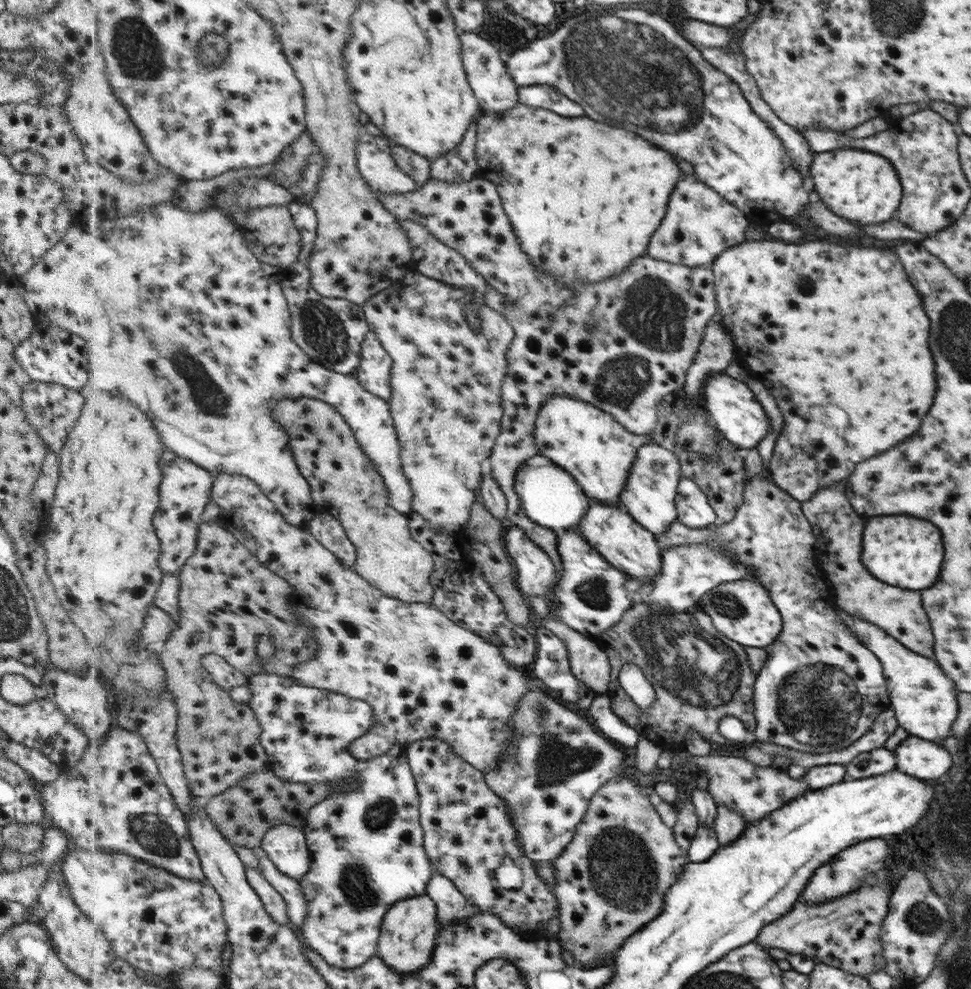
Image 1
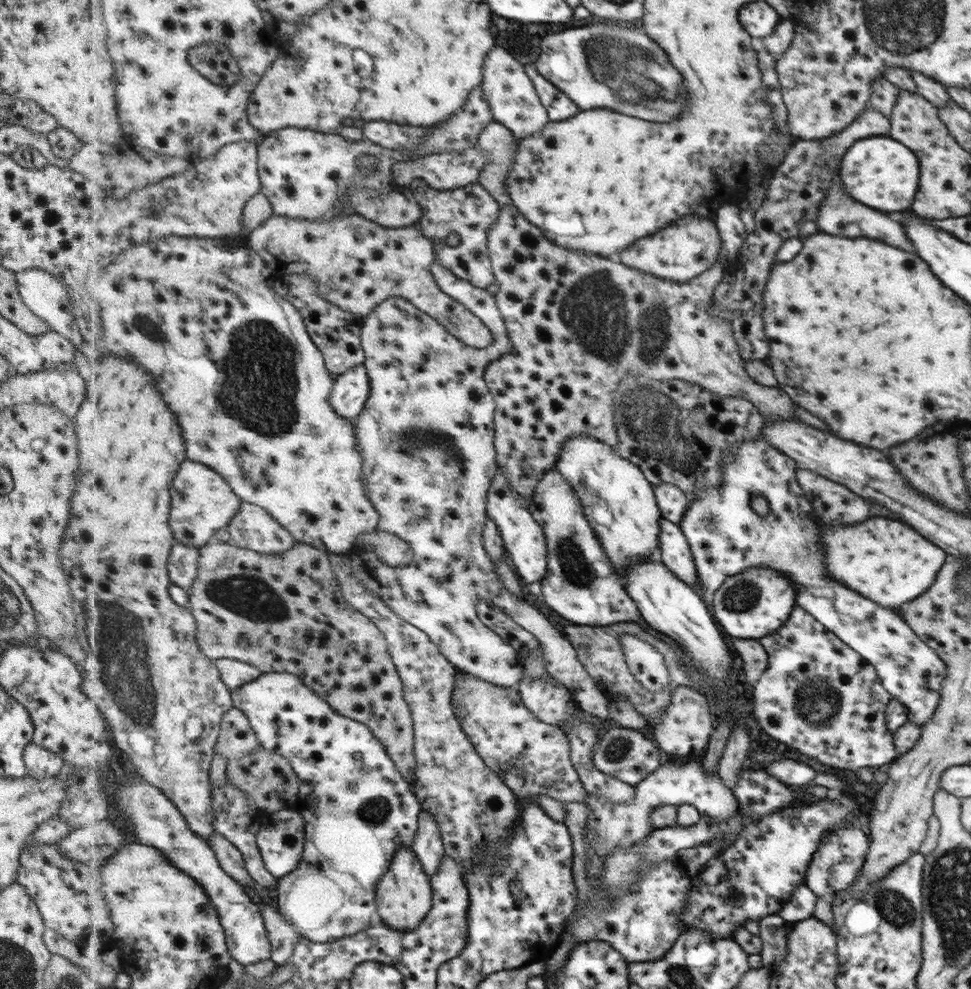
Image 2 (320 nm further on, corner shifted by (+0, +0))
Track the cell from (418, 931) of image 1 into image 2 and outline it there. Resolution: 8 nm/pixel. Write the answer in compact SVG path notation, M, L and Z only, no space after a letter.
M401 847L395 852L392 862L392 866L382 876L376 890L377 918L393 930L413 932L424 923L429 912L433 910L434 889L415 849Z

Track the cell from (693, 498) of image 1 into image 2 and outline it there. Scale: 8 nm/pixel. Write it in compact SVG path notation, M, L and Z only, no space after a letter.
M662 482L654 486L656 489L657 503L663 512L663 516L667 520L680 524L684 514L688 511L690 496L688 496L681 488L670 482Z

